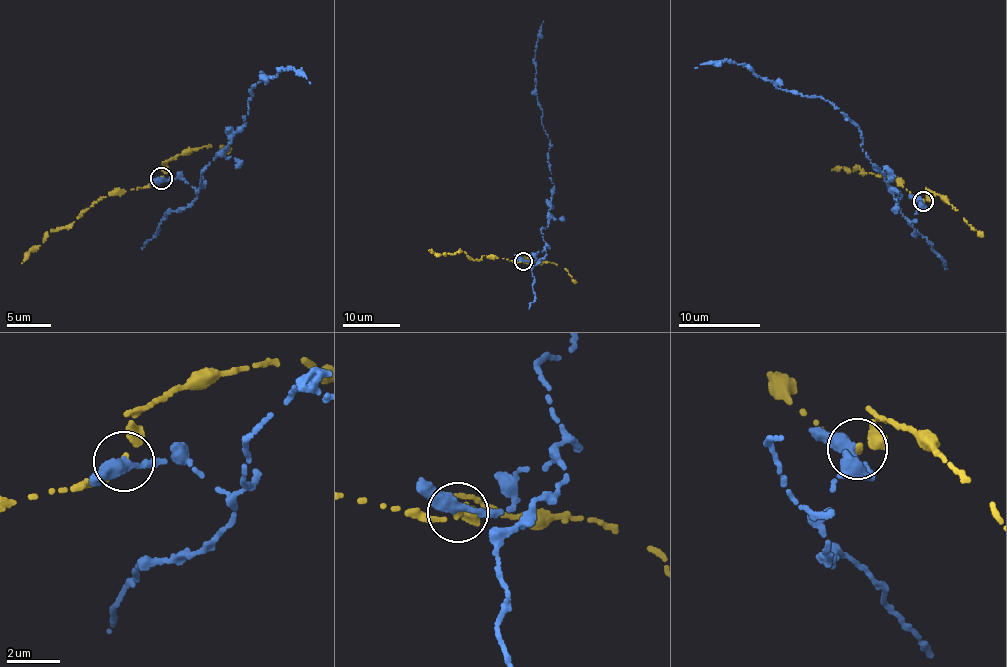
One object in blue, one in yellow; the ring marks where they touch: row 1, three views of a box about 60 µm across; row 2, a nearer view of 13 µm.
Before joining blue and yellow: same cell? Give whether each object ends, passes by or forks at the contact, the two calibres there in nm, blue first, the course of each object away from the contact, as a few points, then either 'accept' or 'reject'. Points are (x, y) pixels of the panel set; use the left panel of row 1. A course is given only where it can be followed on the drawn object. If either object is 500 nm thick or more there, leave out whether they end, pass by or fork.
blue passes by | yellow passes by | 360/180 nm | blue via (161, 179), (180, 175), (198, 190), (201, 172), (245, 124), (260, 72), (267, 83), (294, 68), (310, 83) | yellow via (161, 178), (92, 203), (72, 225), (47, 232), (43, 242), (30, 249), (22, 263) | reject

